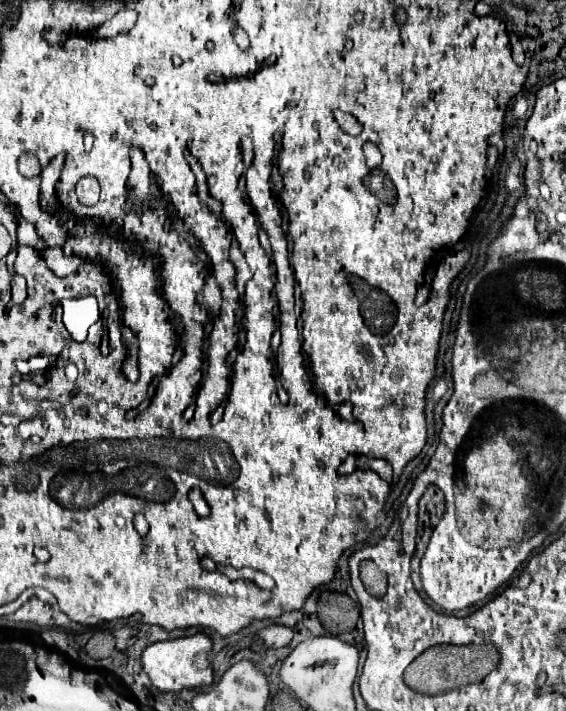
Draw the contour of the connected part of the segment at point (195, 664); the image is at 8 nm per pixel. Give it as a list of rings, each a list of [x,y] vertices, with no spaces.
[[[203,632],[185,638],[153,642],[145,648],[145,652],[141,652],[141,668],[149,676],[151,684],[161,692],[179,692],[183,688],[209,686],[213,682],[213,670],[207,658],[211,646],[211,638]]]

